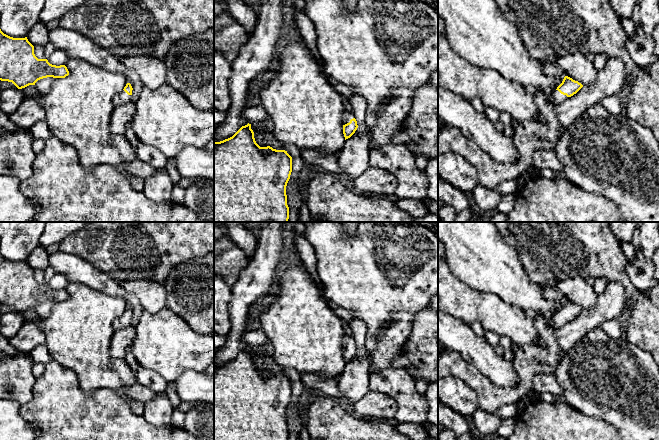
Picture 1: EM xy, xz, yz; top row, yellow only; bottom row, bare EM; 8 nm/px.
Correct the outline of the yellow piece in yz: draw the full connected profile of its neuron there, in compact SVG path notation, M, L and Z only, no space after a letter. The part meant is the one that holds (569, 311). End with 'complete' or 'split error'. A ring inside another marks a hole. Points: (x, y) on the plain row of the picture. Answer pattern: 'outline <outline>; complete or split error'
outline M565 300L562 307L557 311L556 314L551 315L550 325L557 330L564 326L568 321L576 318L583 309L572 302Z; split error

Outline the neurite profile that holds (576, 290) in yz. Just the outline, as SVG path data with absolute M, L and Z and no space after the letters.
M580 277L554 282L554 287L564 295L565 300L578 305L583 310L592 308L598 298L593 287Z

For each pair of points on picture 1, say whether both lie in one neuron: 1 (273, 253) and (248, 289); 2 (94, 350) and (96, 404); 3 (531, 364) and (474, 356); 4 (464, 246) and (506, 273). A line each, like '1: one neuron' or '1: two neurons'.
1: one neuron
2: two neurons
3: two neurons
4: one neuron

